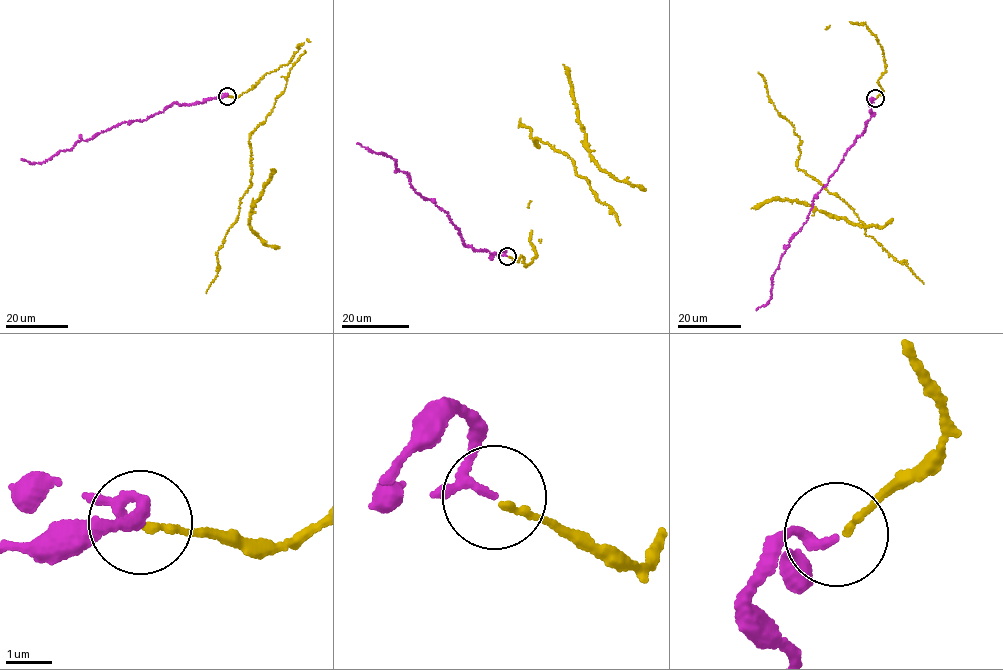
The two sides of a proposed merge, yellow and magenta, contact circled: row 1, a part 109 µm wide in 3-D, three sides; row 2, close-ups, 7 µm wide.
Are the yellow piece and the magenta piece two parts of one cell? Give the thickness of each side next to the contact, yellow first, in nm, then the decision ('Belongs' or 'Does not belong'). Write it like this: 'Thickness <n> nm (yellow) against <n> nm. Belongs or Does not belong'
Thickness 130 nm (yellow) against 150 nm. Belongs

